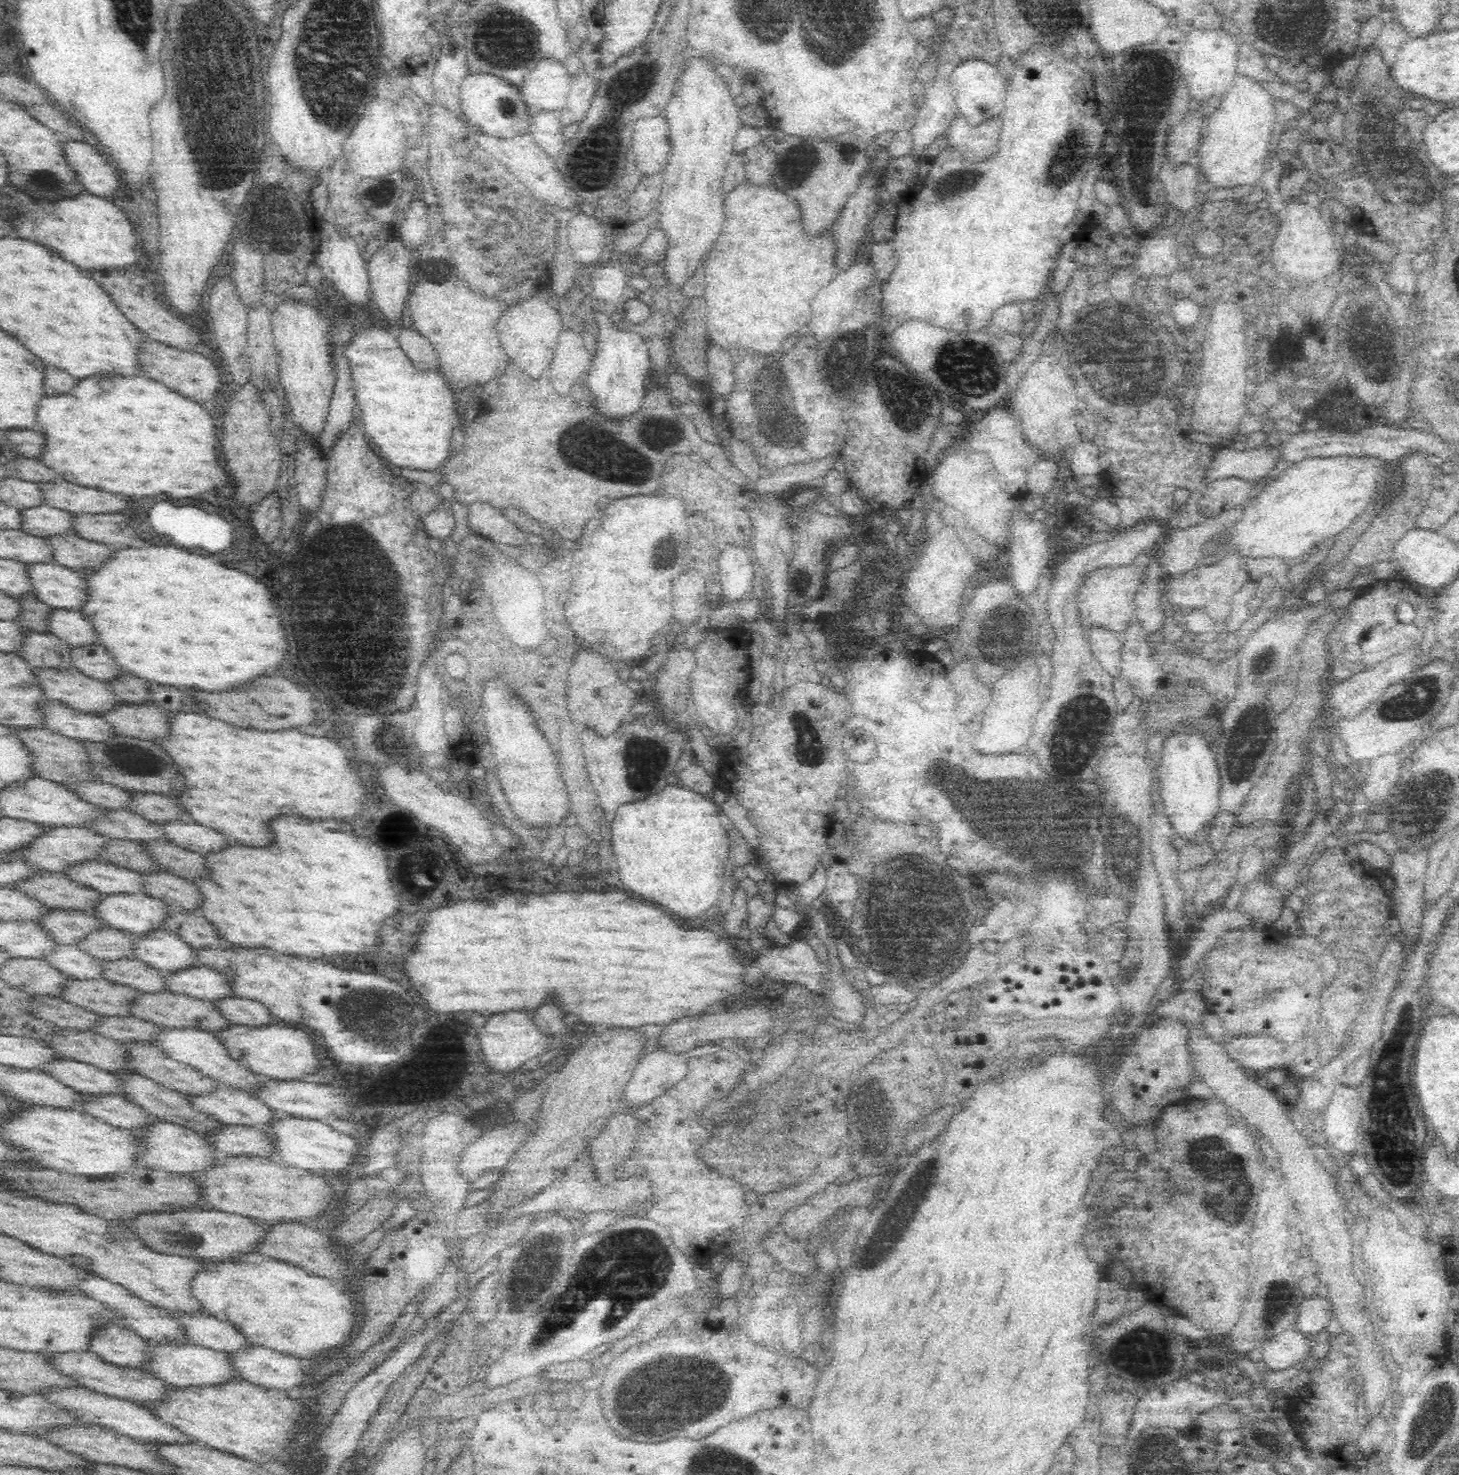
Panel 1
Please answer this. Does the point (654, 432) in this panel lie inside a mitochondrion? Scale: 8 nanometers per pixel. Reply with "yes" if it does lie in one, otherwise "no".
yes

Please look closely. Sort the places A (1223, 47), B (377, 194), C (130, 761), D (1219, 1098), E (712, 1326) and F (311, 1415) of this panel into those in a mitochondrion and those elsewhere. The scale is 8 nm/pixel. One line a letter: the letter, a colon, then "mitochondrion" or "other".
A: other
B: mitochondrion
C: mitochondrion
D: other
E: other
F: other

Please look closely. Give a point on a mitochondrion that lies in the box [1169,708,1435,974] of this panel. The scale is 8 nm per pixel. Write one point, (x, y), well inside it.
(1245, 745)

